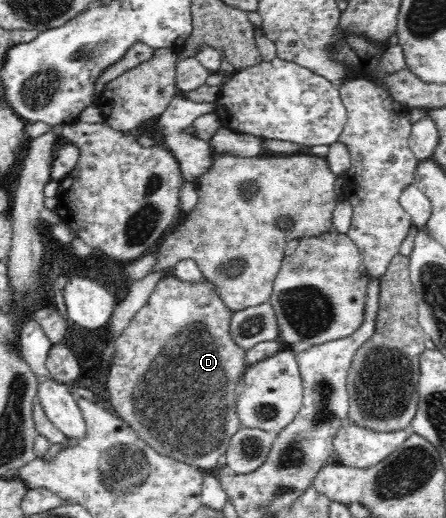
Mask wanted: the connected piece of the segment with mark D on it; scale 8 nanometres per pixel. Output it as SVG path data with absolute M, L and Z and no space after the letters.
M172 272L168 273L115 339L115 354L104 377L109 391L107 406L113 413L159 454L186 462L204 472L222 464L231 438L239 431L237 392L246 372L243 360L246 352L235 345L229 334L233 313L219 299L213 283L207 279L186 283Z

